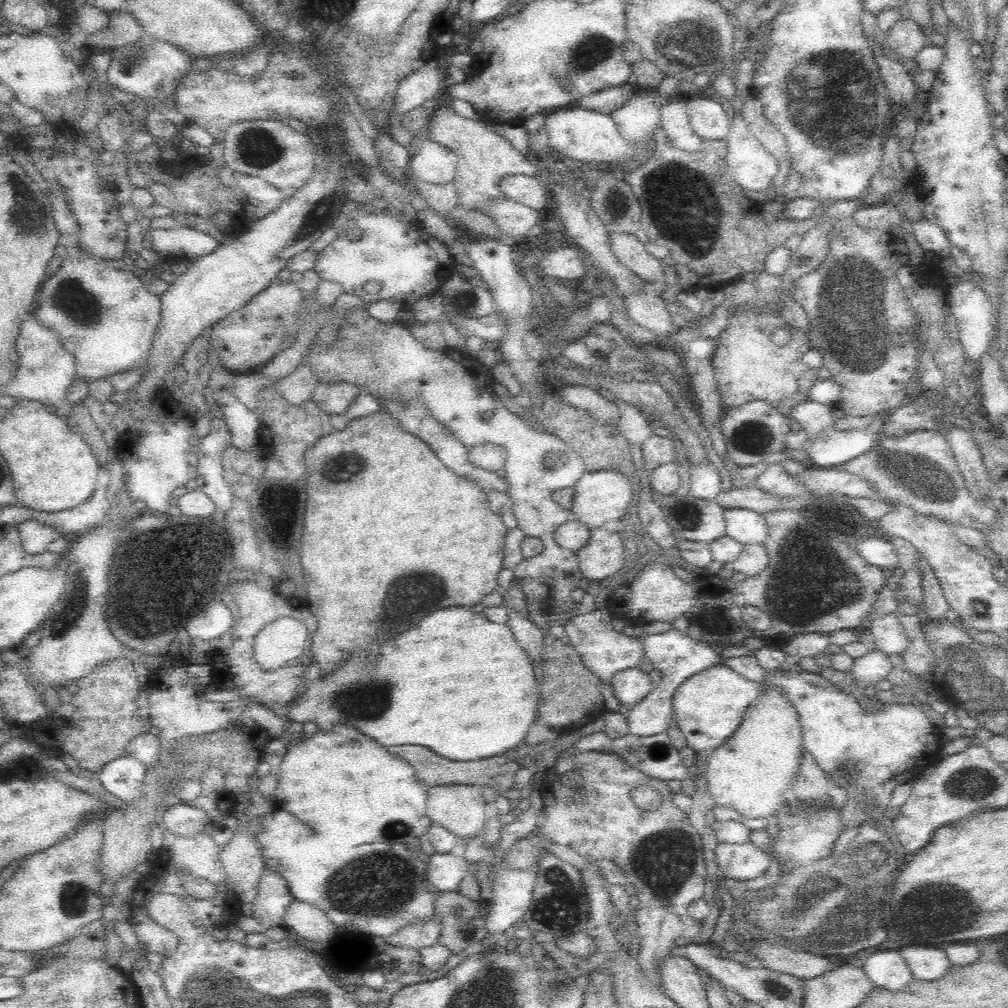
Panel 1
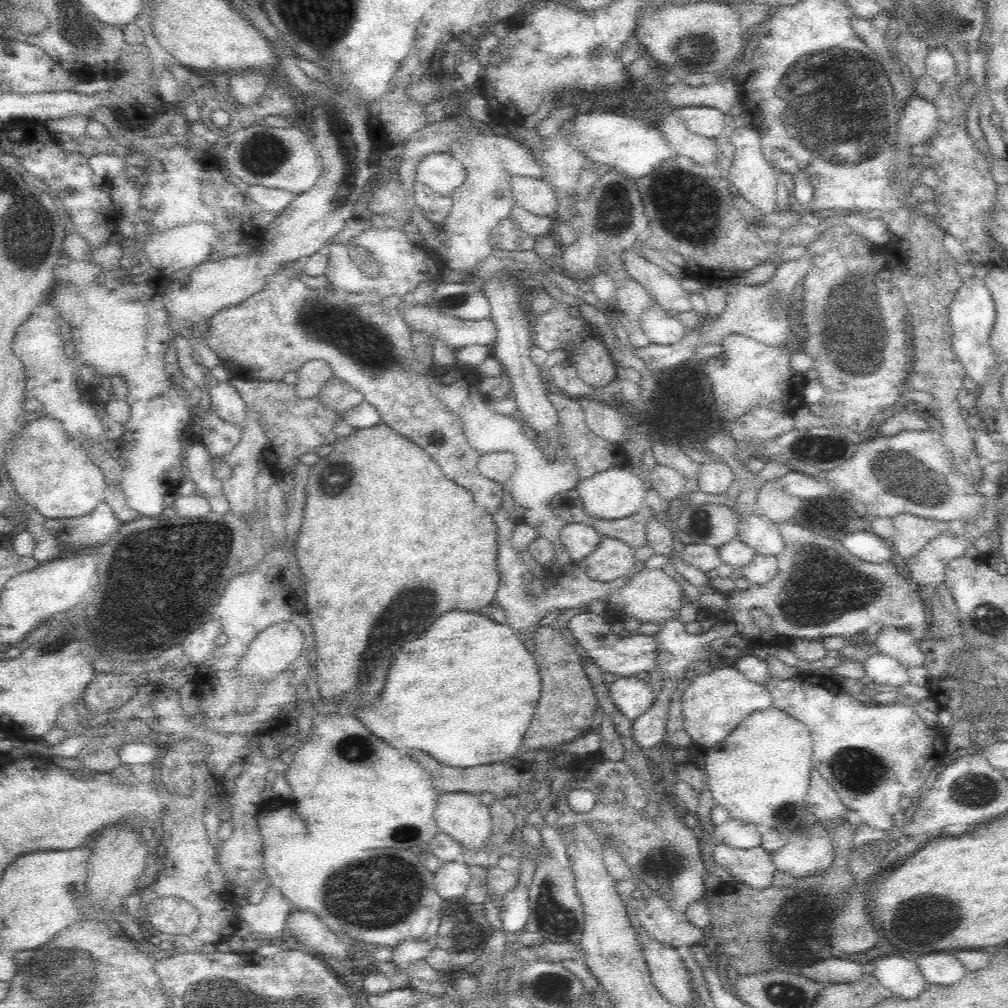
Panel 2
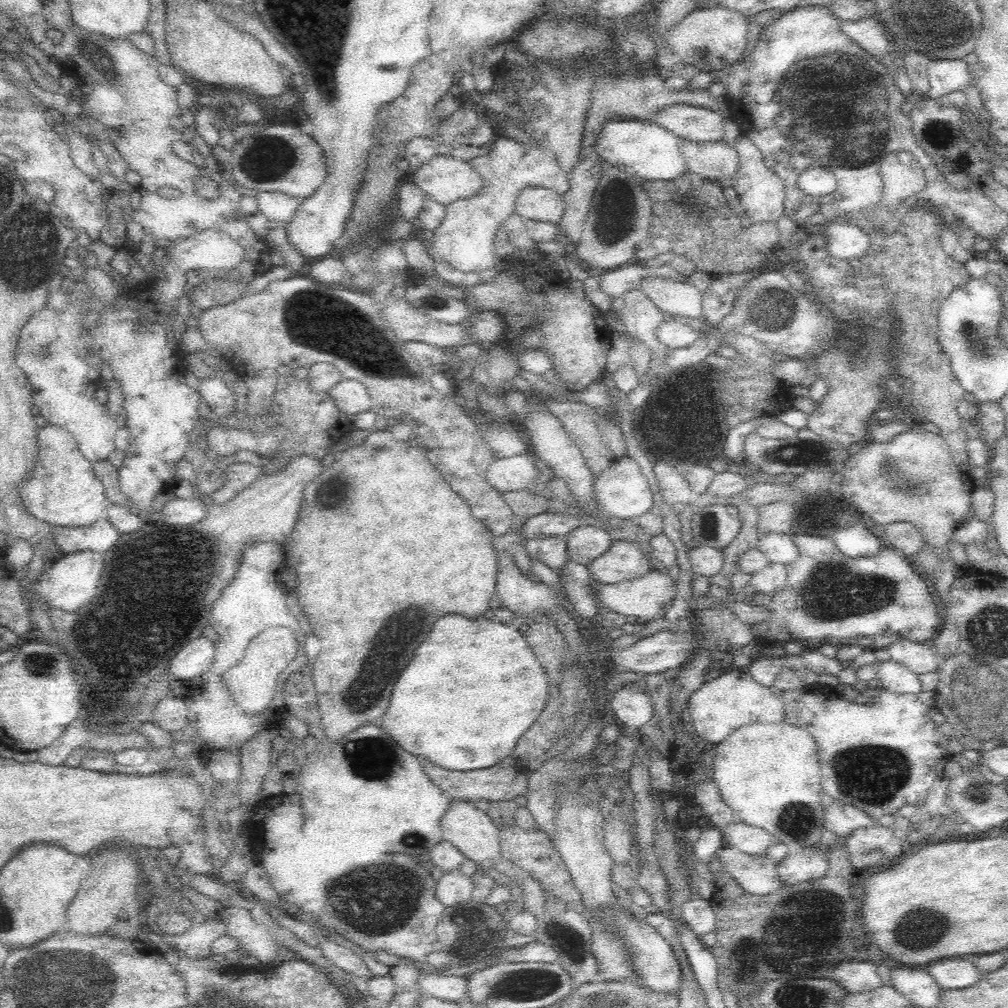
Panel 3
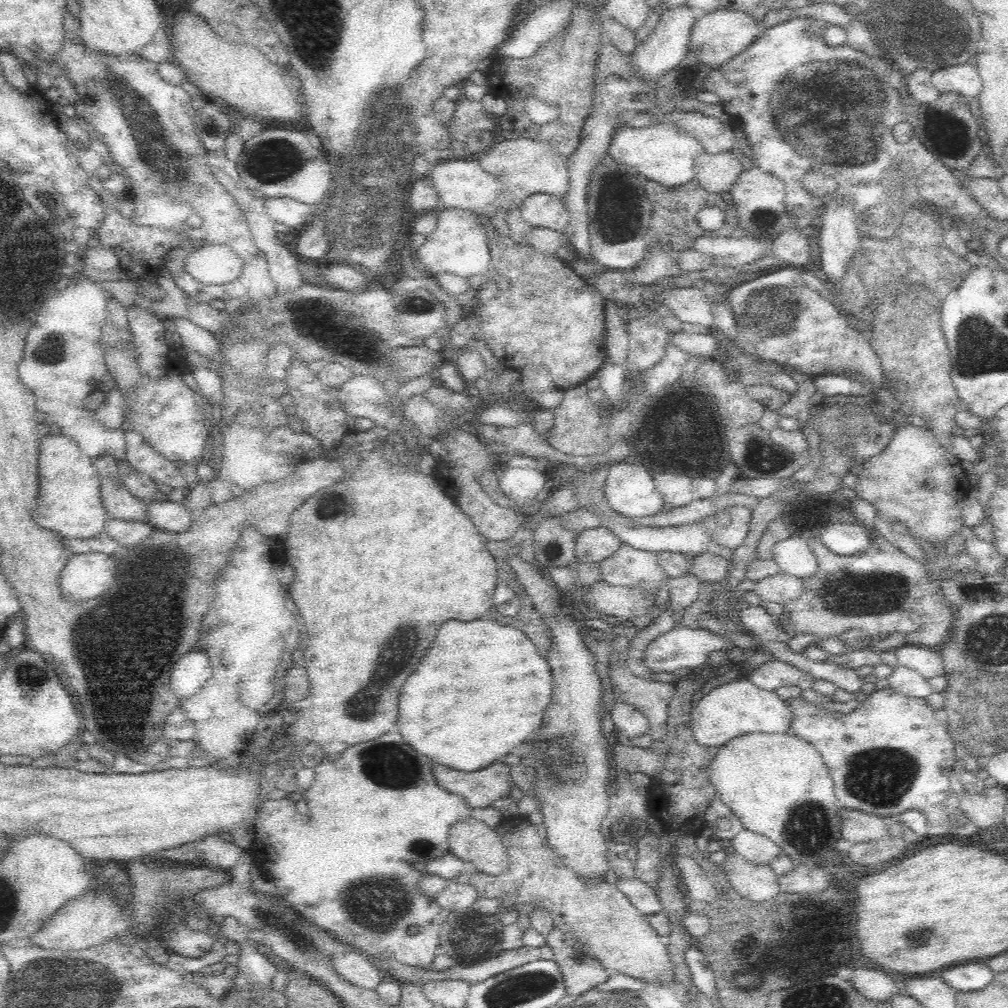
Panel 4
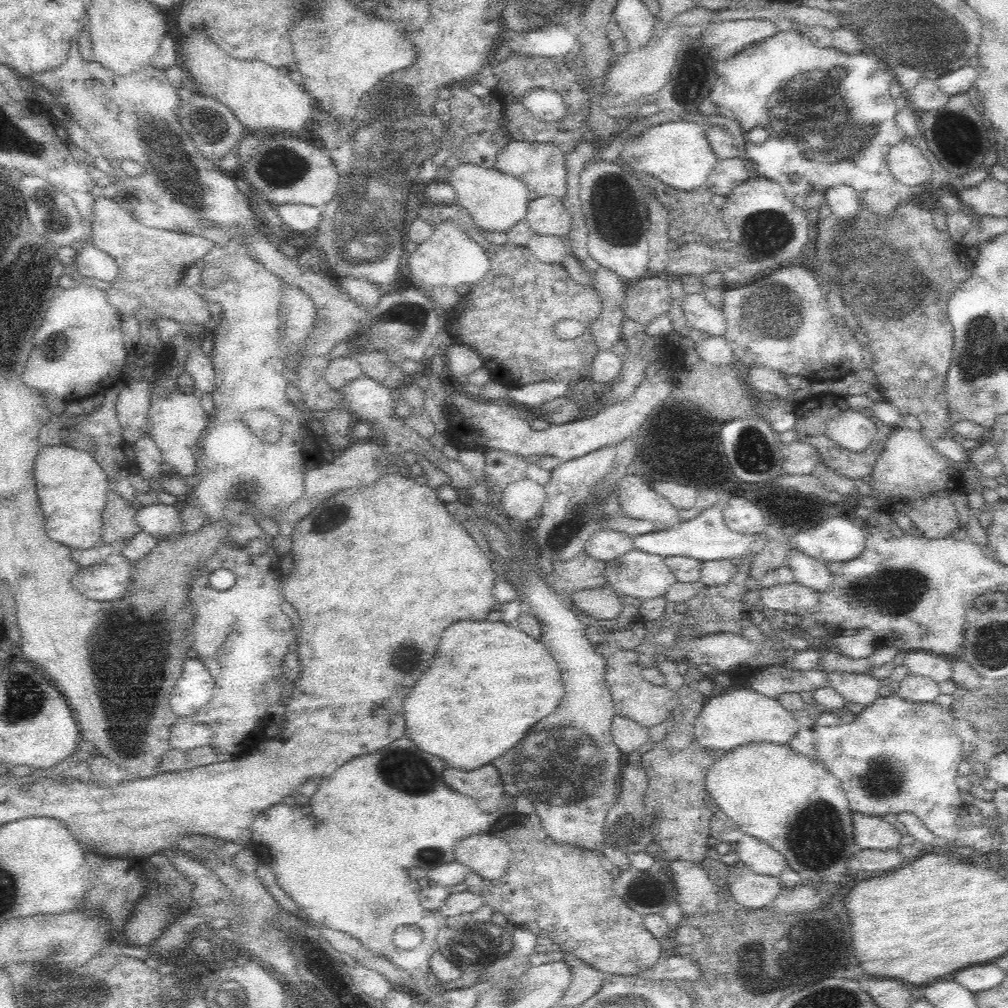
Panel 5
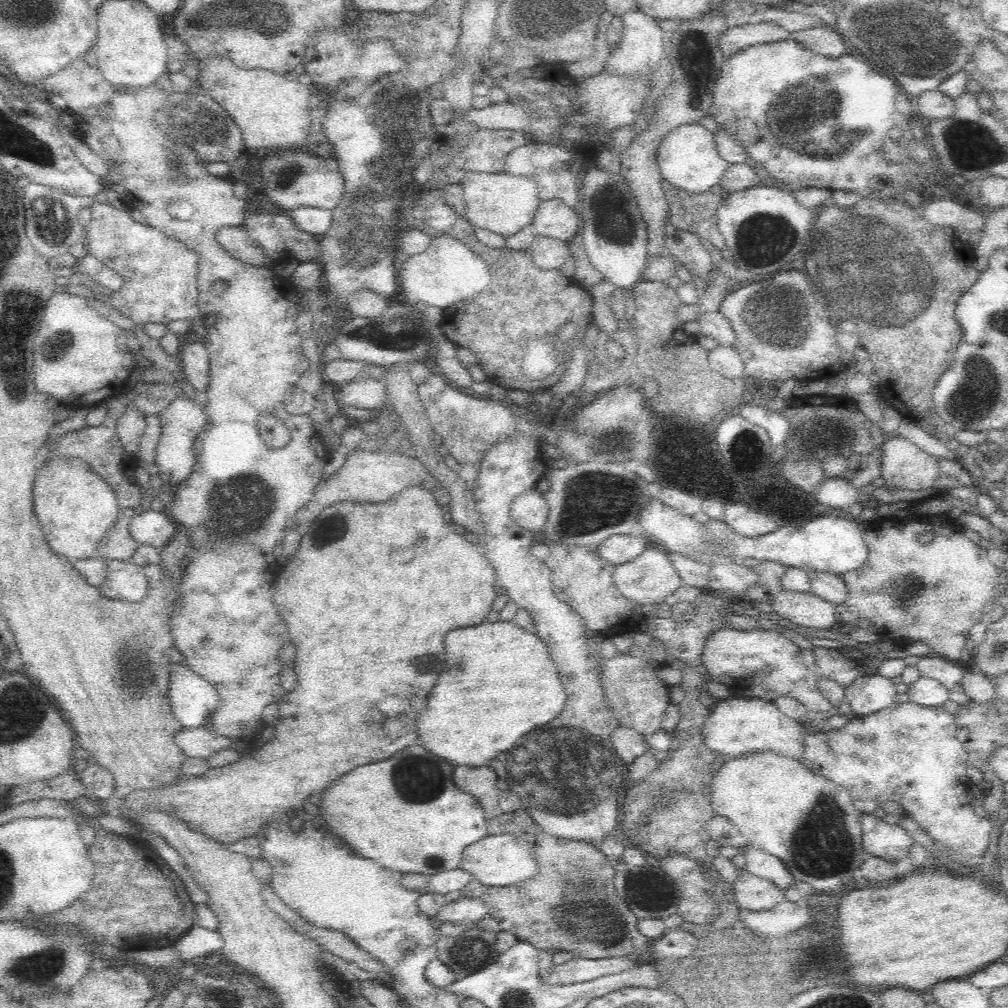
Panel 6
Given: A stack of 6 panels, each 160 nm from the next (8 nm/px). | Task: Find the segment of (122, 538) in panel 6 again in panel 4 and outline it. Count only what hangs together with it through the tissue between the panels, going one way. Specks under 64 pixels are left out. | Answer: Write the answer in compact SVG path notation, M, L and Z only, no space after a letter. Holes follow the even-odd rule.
M101 477L101 496L108 518L142 521L147 518L149 501L138 500L120 479Z

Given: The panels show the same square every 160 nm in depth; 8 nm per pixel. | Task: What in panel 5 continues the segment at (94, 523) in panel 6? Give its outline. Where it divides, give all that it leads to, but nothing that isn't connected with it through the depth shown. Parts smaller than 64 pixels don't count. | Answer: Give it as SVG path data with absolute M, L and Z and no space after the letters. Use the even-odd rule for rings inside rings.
M64 444L43 447L34 465L38 502L45 529L54 542L71 549L89 549L101 540L103 512L108 499L109 477L86 449Z

